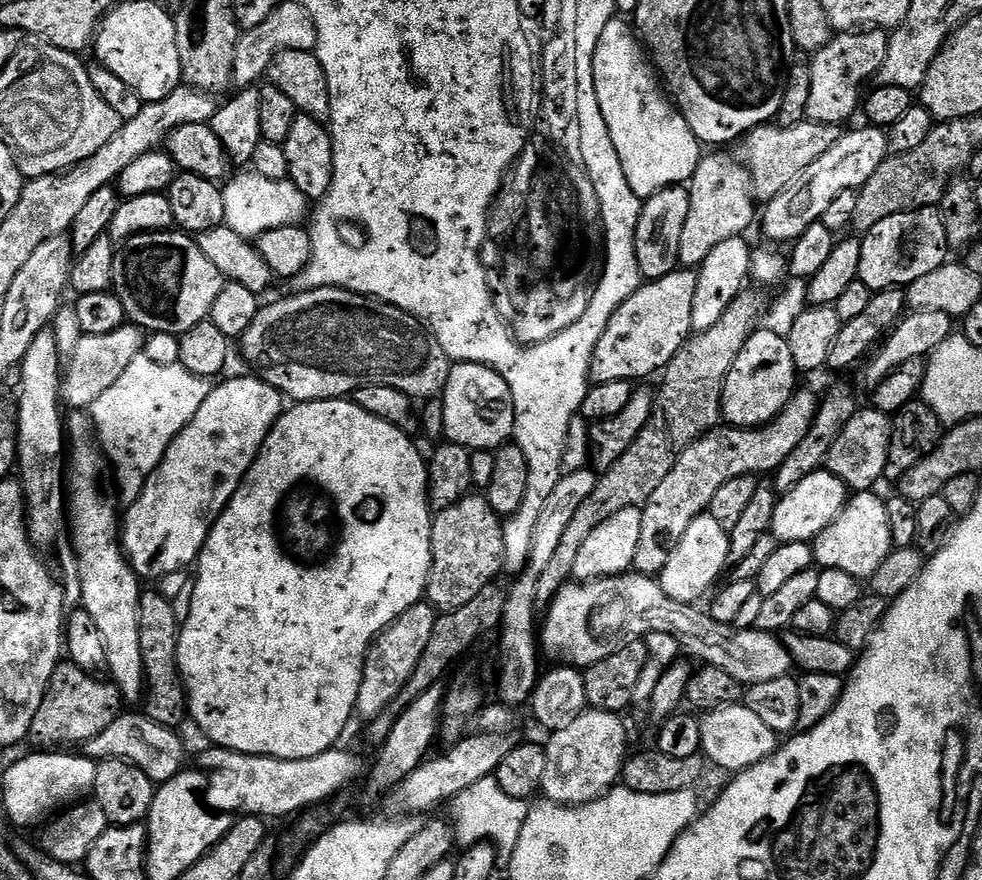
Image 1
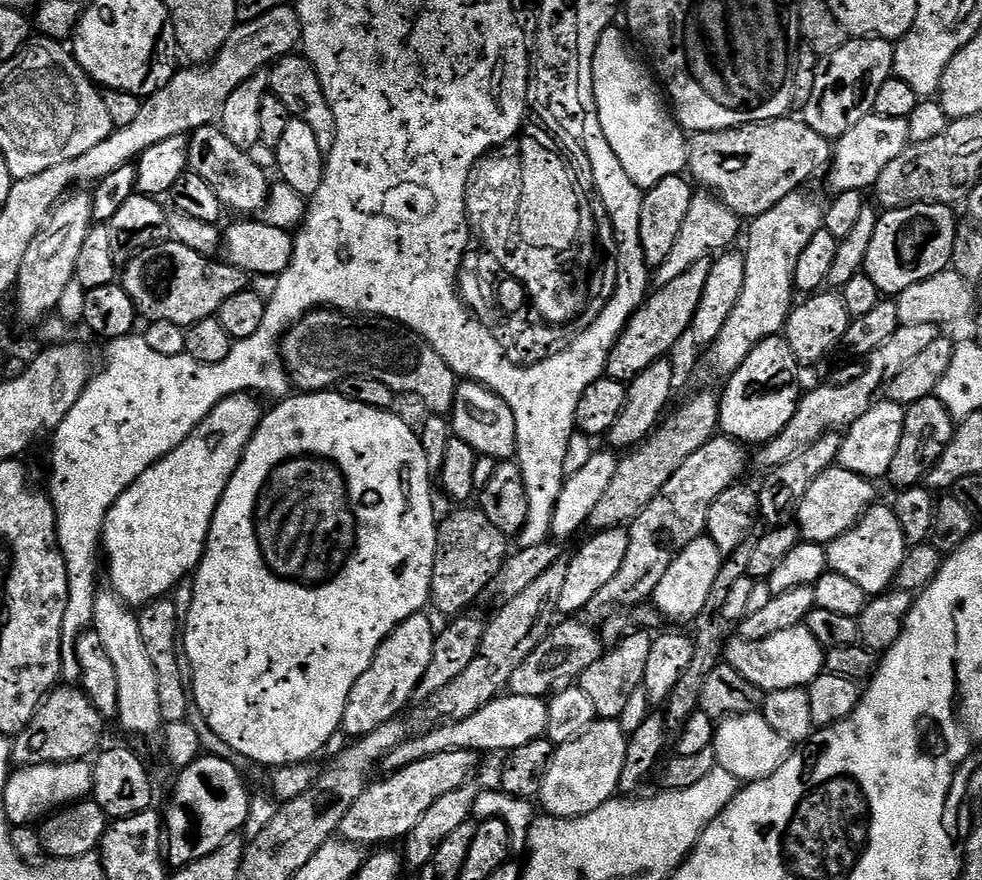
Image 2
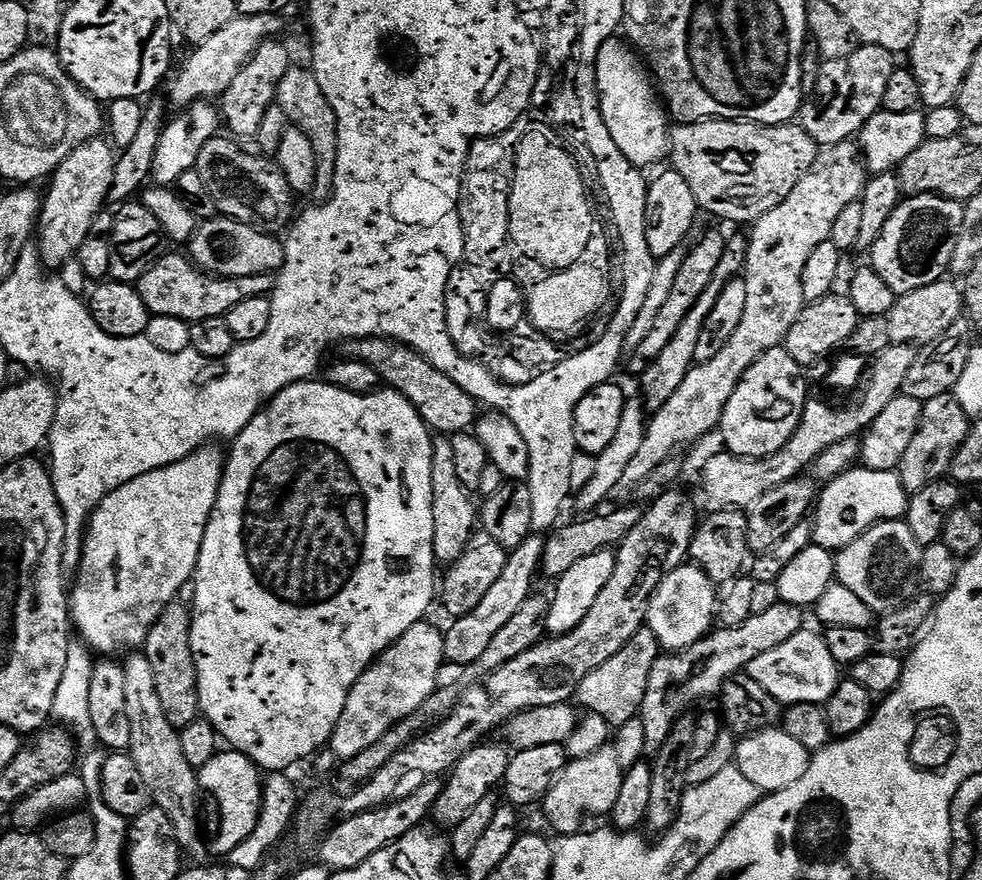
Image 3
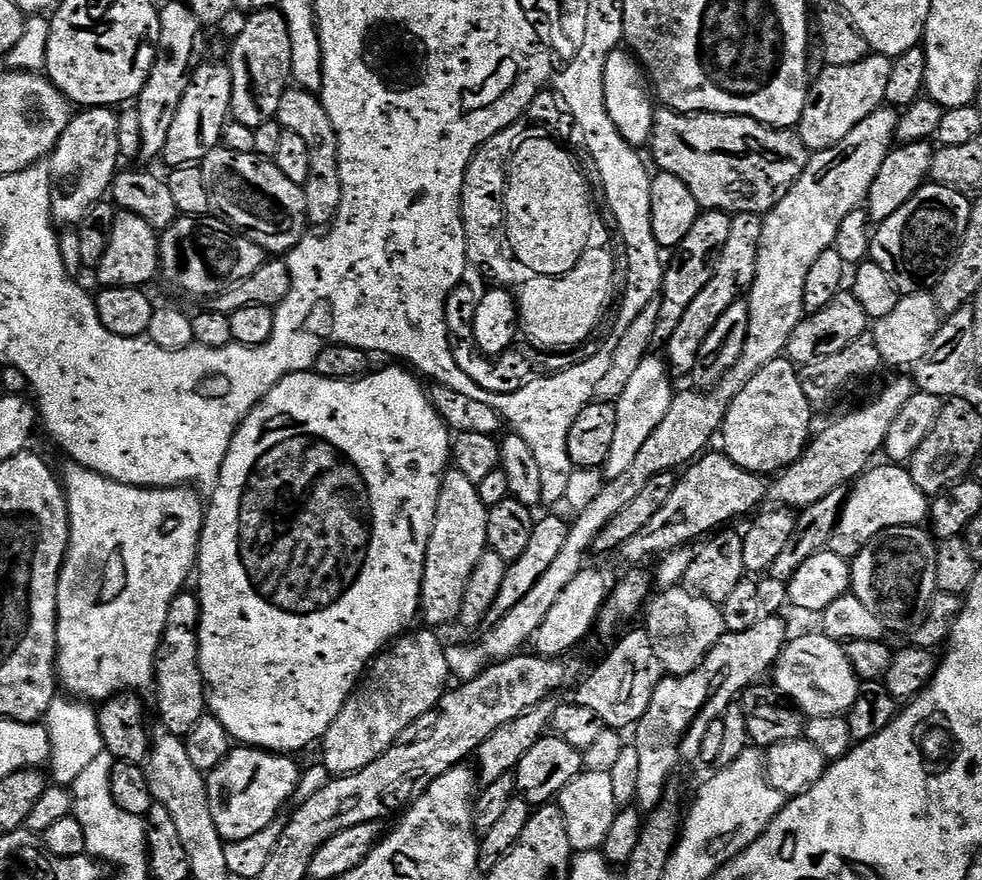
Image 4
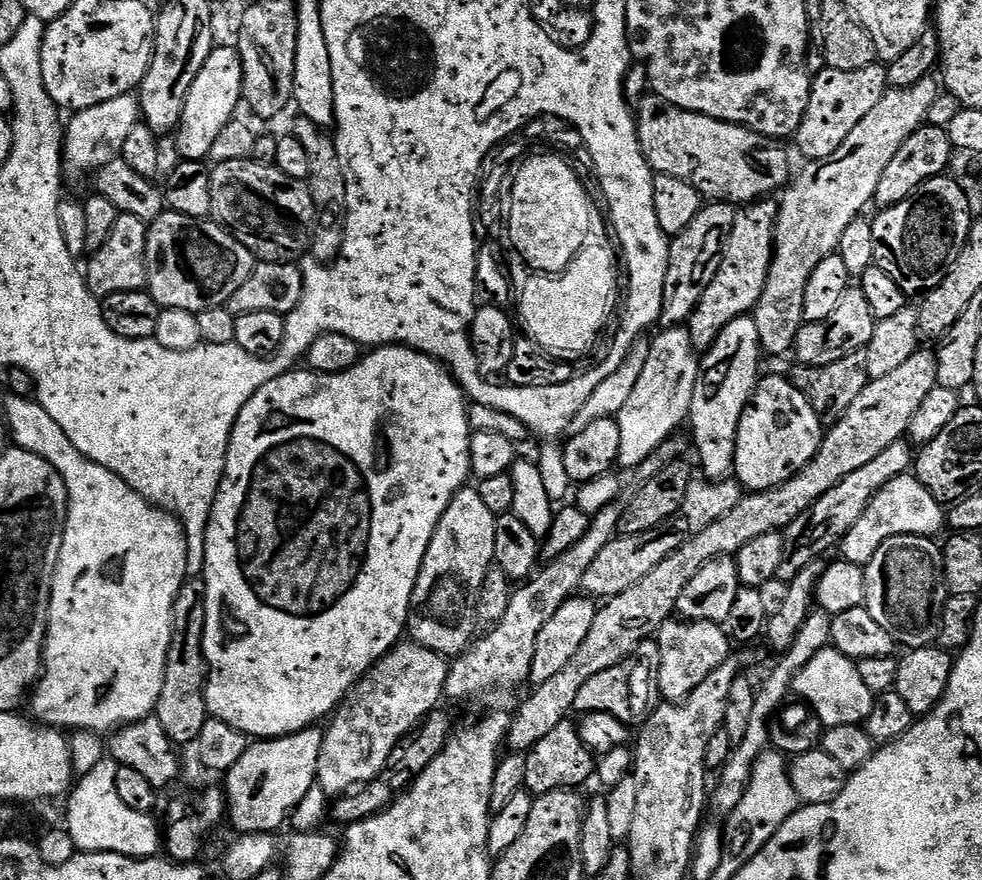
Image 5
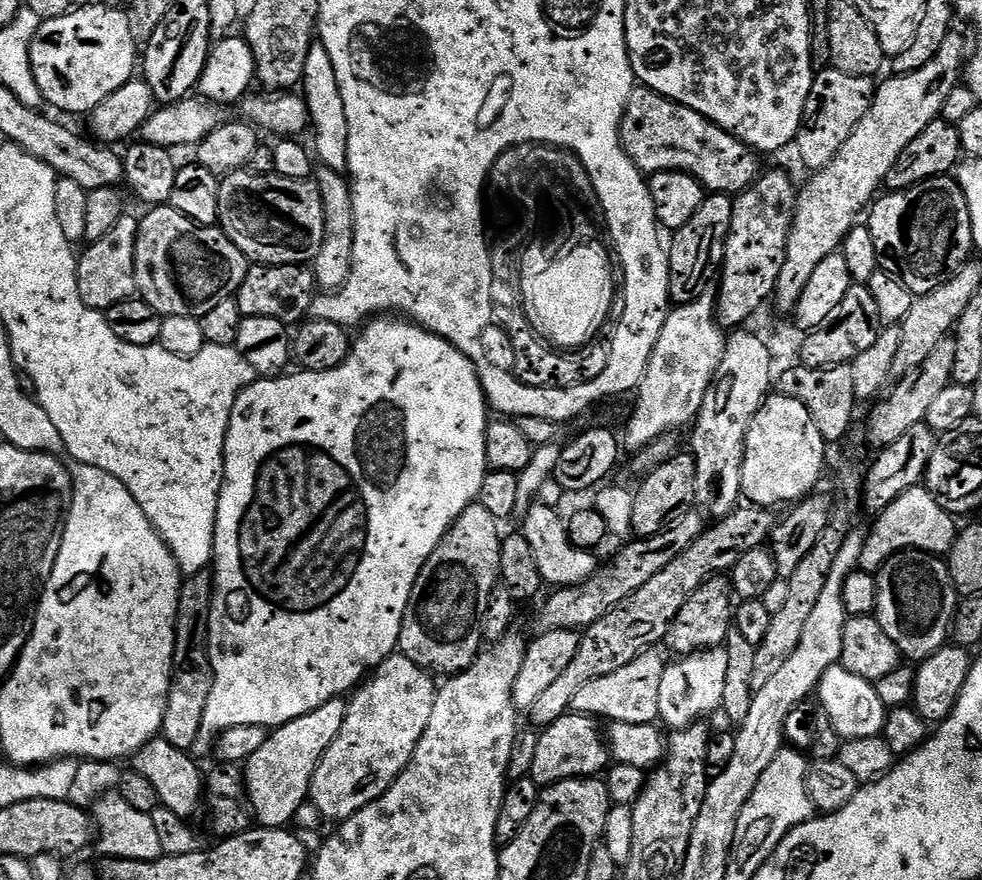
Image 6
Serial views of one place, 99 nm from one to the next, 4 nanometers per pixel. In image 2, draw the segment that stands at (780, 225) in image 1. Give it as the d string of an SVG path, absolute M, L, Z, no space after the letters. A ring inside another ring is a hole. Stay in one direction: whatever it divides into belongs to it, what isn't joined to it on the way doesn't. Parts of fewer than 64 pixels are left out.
M875 114L862 118L858 126L846 130L846 134L835 141L834 159L826 172L831 191L838 193L871 189L878 174L882 174L882 170L886 170L886 166L890 166L890 162L898 158L898 154L905 152L909 143L907 120L882 118Z

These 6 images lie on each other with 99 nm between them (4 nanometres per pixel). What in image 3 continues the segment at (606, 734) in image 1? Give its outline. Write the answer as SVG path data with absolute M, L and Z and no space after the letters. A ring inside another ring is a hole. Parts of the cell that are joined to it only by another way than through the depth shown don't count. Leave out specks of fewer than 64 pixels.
M612 746L600 748L586 758L569 759L552 788L544 795L542 809L550 827L557 837L573 836L581 831L591 816L607 817L614 810L614 801L622 790L625 769L620 767L618 754Z

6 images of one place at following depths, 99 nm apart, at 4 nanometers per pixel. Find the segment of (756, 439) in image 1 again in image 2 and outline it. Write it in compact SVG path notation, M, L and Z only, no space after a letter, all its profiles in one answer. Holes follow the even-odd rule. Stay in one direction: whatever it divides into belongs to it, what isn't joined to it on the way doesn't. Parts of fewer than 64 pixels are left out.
M720 434L710 442L706 442L702 450L690 454L690 458L686 458L686 462L682 462L682 466L674 470L674 478L670 478L670 482L662 486L654 502L650 502L650 506L646 506L646 510L642 510L642 514L638 514L638 518L632 521L627 529L628 545L626 546L626 558L622 558L622 570L618 570L618 574L614 574L614 578L610 578L610 582L606 582L606 586L602 586L598 594L594 594L590 605L591 611L608 612L611 608L632 610L653 599L658 582L662 582L662 574L666 574L666 570L674 562L676 555L686 546L690 546L690 542L698 539L707 529L708 511L714 498L718 498L722 490L731 488L743 477L740 475L743 474L744 467L750 464L750 456L744 452L747 452L745 445L740 441L729 440L727 436Z

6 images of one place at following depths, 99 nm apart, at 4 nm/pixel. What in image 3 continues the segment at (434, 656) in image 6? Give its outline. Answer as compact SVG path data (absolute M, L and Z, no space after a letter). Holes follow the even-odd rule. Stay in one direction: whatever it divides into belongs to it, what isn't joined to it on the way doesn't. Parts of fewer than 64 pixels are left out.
M437 435L432 441L430 490L434 502L434 554L441 565L447 566L459 558L462 550L466 550L478 528L478 508L475 503L472 505L473 493L466 486L462 486L462 482L458 482L458 474L454 467L454 446L447 436Z

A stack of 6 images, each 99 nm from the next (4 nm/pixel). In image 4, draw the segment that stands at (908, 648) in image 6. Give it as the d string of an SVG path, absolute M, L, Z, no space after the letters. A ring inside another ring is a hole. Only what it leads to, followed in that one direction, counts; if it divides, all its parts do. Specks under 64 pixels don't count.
M909 526L906 528L888 528L880 536L875 536L850 561L852 565L852 591L851 595L862 598L862 602L873 614L882 618L885 629L889 633L904 632L911 633L913 628L923 624L926 614L930 610L930 602L938 591L938 554L937 541L931 531L920 526Z

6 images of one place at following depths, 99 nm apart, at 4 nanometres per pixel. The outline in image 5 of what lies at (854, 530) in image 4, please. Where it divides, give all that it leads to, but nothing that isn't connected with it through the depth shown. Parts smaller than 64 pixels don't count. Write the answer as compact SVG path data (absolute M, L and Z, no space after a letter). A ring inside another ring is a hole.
M905 474L886 482L878 494L866 506L862 518L850 526L850 530L844 535L838 545L838 552L843 559L861 566L868 564L870 558L878 551L878 546L886 542L886 538L894 538L902 534L914 534L915 536L939 537L939 532L946 528L946 512L942 505L933 498L930 490L922 486L922 482L915 475Z

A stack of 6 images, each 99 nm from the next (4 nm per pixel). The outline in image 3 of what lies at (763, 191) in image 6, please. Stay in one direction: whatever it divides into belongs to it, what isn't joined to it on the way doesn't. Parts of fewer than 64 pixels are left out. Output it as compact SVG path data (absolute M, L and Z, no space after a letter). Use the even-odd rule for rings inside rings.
M736 236L725 243L722 262L718 262L718 270L714 270L714 278L710 278L710 286L706 286L706 290L702 290L702 298L694 302L694 310L690 310L690 314L682 318L674 338L670 338L670 343L662 349L662 354L658 354L658 358L654 358L652 365L639 377L640 384L644 387L643 406L649 413L658 411L662 406L666 406L666 402L670 402L671 396L678 391L678 386L682 386L686 374L697 363L696 351L698 338L702 338L702 326L706 318L710 318L710 310L714 310L714 302L718 302L718 294L722 294L728 281L737 279L743 273L747 255L748 240L745 237Z

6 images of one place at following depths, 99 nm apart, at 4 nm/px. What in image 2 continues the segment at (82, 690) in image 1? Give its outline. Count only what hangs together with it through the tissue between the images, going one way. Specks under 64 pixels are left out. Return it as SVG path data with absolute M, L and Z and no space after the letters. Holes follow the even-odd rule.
M57 686L44 697L34 718L30 718L26 727L17 732L11 741L12 764L19 769L43 764L69 764L75 760L87 761L101 747L100 735L104 727L104 717L94 710L84 691L76 686Z

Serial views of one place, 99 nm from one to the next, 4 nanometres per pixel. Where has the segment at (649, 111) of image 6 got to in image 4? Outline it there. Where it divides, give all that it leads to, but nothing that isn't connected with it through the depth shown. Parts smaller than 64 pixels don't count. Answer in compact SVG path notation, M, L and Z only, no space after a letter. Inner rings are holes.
M657 111L650 149L656 168L682 178L701 209L766 214L798 182L810 153L795 131L772 128L749 116Z

